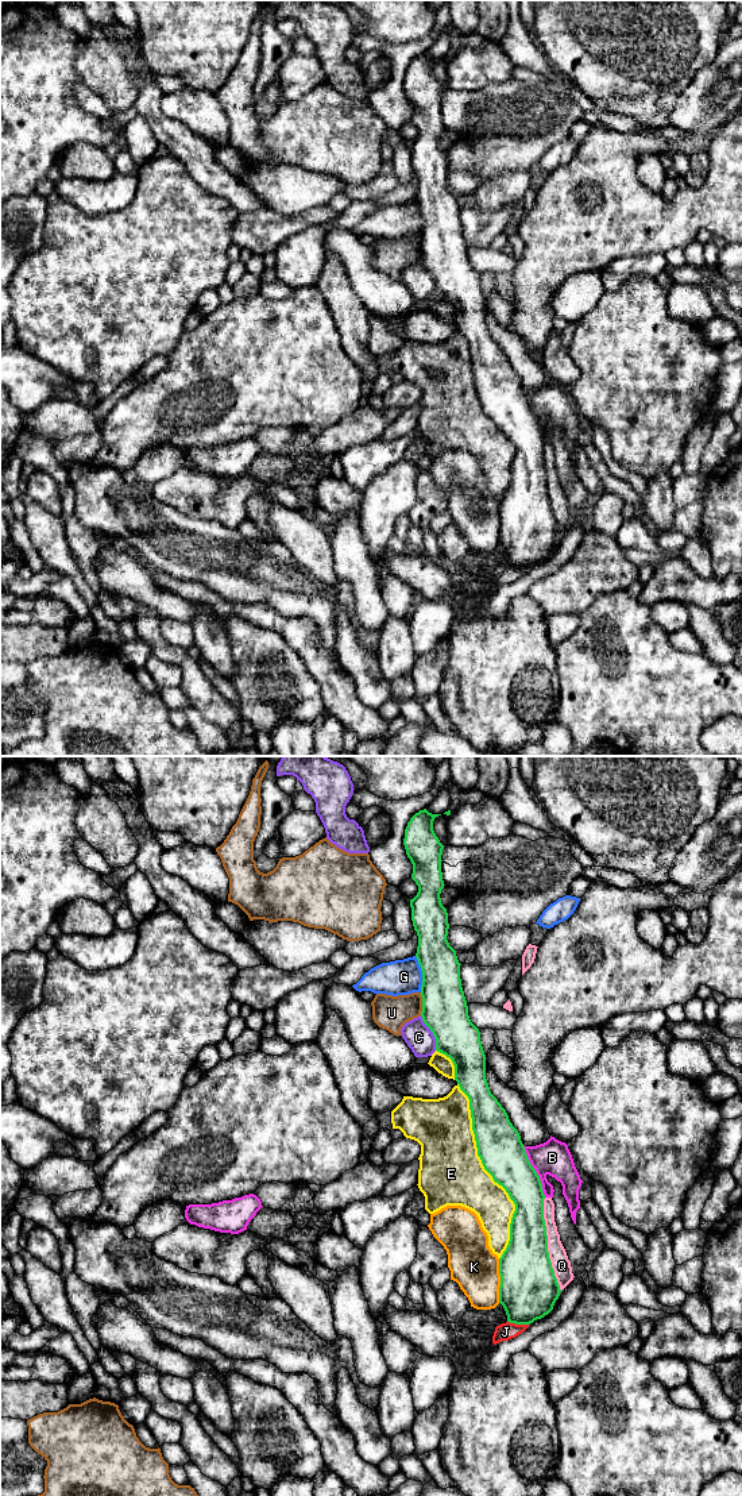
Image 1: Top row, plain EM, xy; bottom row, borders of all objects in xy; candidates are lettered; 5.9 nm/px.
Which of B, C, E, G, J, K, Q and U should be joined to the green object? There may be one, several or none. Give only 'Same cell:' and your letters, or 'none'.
Same cell: none

